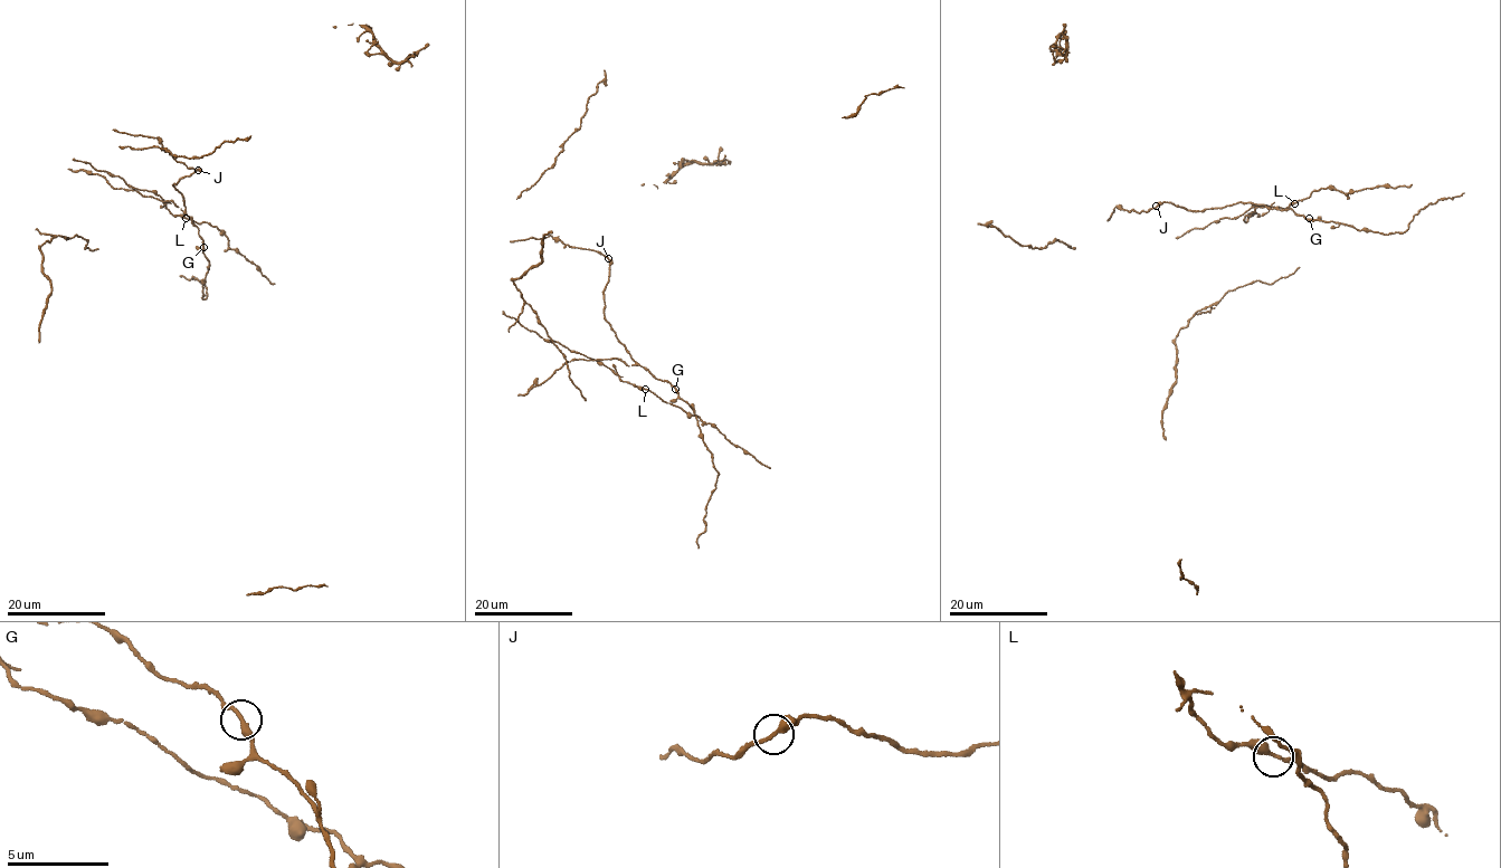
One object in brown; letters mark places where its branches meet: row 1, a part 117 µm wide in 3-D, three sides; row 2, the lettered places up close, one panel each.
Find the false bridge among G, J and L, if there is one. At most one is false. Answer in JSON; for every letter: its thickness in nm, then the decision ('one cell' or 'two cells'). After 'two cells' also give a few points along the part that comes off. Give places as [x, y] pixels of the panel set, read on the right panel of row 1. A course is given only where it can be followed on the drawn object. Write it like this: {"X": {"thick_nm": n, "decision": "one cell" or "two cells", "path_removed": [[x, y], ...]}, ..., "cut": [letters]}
{"G": {"thick_nm": 280, "decision": "one cell"}, "J": {"thick_nm": 280, "decision": "one cell"}, "L": {"thick_nm": 280, "decision": "one cell"}, "cut": []}

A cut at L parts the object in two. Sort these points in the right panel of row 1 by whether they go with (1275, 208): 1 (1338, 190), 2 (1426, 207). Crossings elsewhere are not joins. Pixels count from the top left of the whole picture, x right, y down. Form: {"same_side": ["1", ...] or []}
{"same_side": ["2"]}

